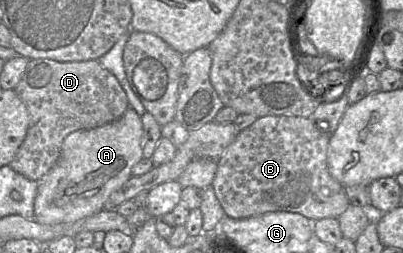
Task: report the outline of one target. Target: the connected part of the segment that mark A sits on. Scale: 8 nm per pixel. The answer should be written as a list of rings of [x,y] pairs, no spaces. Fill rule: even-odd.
[[[129,106],[117,120],[93,129],[77,130],[63,141],[60,157],[52,169],[38,182],[34,200],[34,220],[41,224],[59,224],[77,221],[107,208],[110,195],[119,189],[131,176],[132,167],[142,158],[141,117]]]

